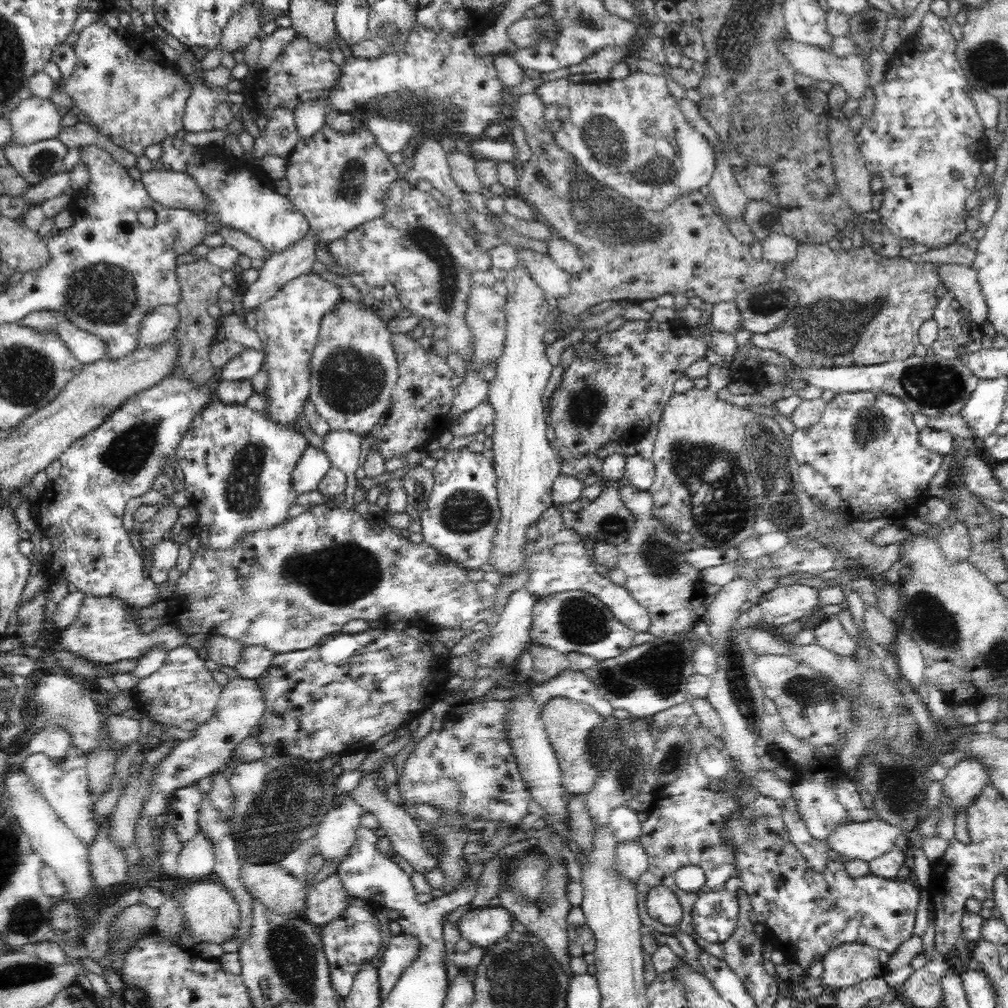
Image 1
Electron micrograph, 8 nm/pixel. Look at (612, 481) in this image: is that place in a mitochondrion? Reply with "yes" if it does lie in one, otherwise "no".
no

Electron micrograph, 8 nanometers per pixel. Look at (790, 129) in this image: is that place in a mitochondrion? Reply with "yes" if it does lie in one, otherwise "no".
yes

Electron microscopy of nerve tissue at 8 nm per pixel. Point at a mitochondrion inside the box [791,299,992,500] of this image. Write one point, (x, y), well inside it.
(930, 385)

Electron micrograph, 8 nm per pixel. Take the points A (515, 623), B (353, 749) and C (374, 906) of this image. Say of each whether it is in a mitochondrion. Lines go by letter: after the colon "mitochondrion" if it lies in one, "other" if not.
A: other
B: other
C: other

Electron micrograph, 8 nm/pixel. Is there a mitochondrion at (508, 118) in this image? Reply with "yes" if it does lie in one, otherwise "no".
no

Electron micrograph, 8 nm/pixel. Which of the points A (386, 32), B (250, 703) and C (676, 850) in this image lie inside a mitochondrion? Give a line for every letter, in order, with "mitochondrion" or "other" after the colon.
A: mitochondrion
B: other
C: other

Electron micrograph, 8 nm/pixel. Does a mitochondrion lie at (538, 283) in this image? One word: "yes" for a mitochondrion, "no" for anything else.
no

